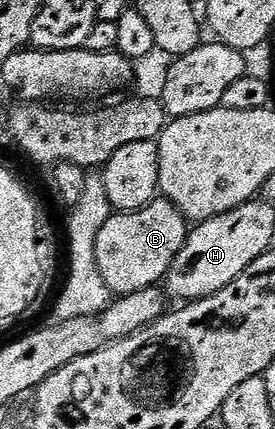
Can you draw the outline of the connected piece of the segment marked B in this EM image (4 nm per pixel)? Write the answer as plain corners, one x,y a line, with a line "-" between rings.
164,199
152,201
139,211
114,212
107,223
103,223
103,231
99,231
95,243
99,275
103,275
103,283
107,283
110,294
124,295
160,286
169,273
175,255
179,255
186,236
184,215

